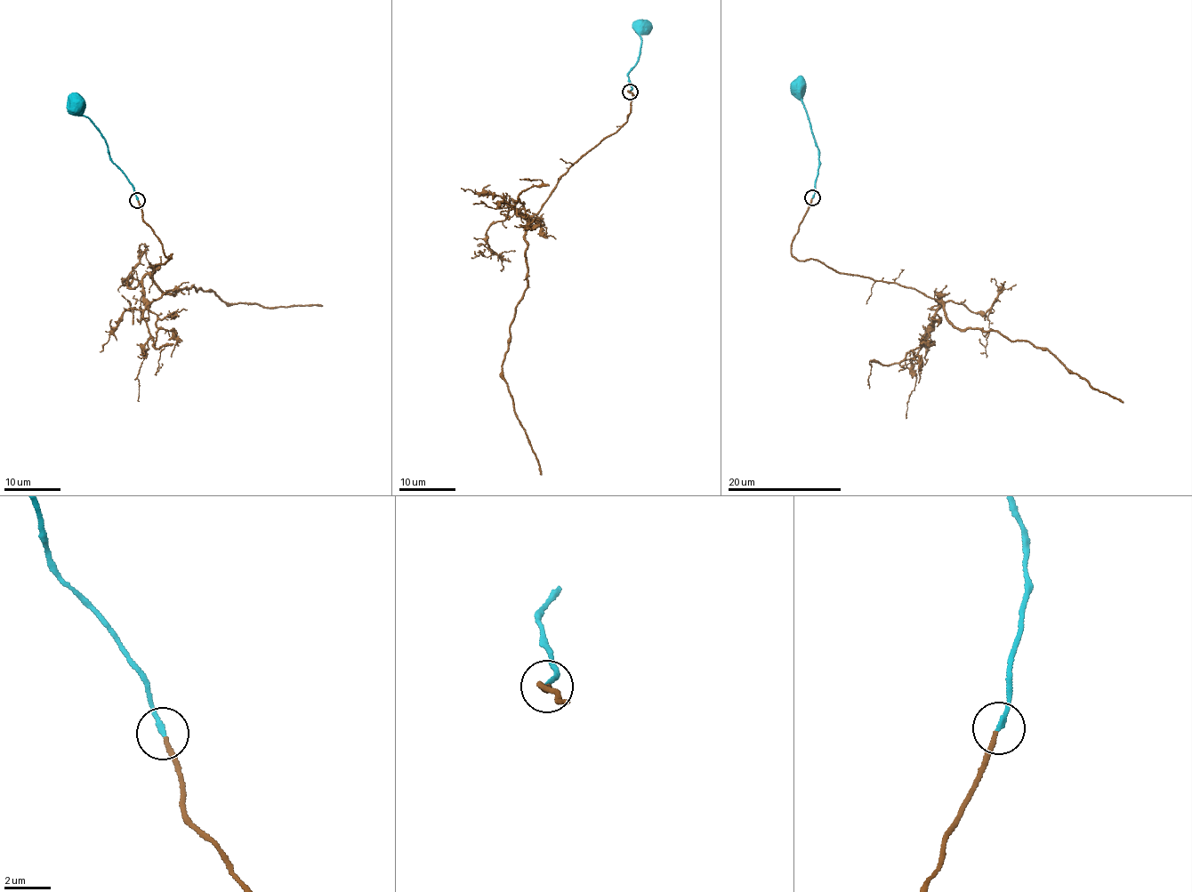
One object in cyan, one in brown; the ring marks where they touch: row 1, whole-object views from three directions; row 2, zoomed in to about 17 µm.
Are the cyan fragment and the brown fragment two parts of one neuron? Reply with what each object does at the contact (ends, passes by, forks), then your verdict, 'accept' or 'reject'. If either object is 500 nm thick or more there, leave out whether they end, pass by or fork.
cyan ends; brown ends; accept

